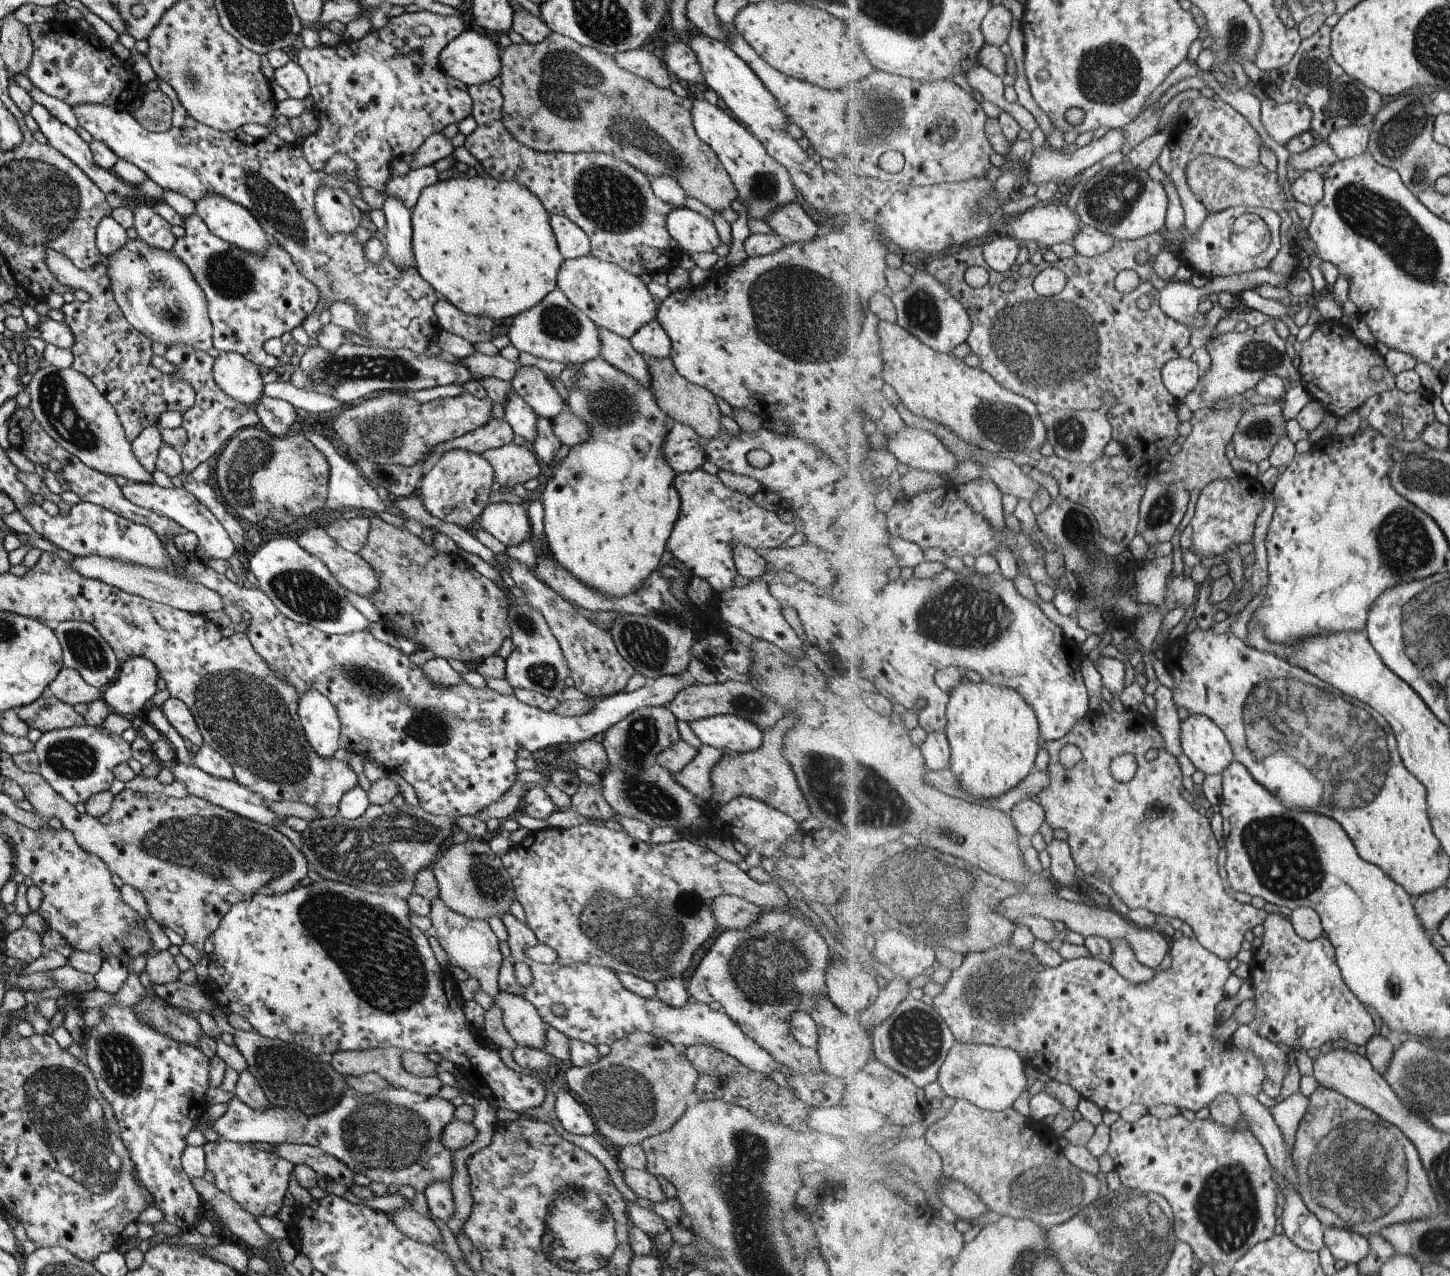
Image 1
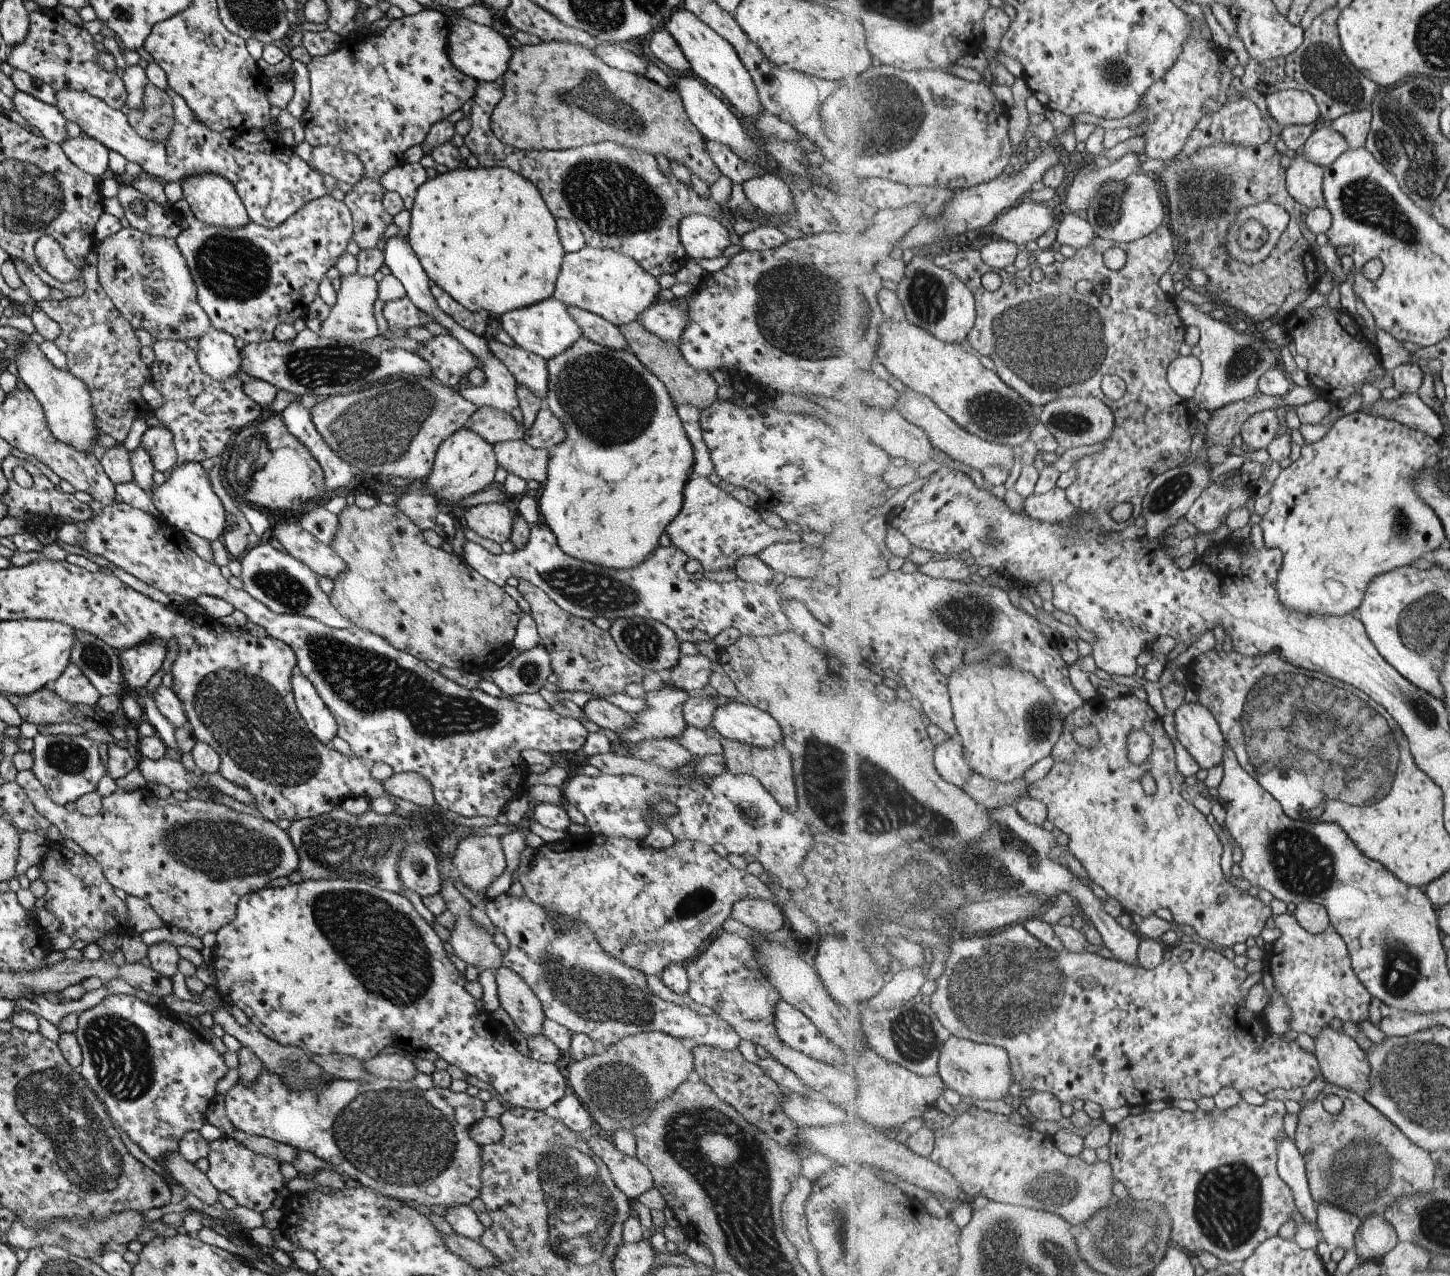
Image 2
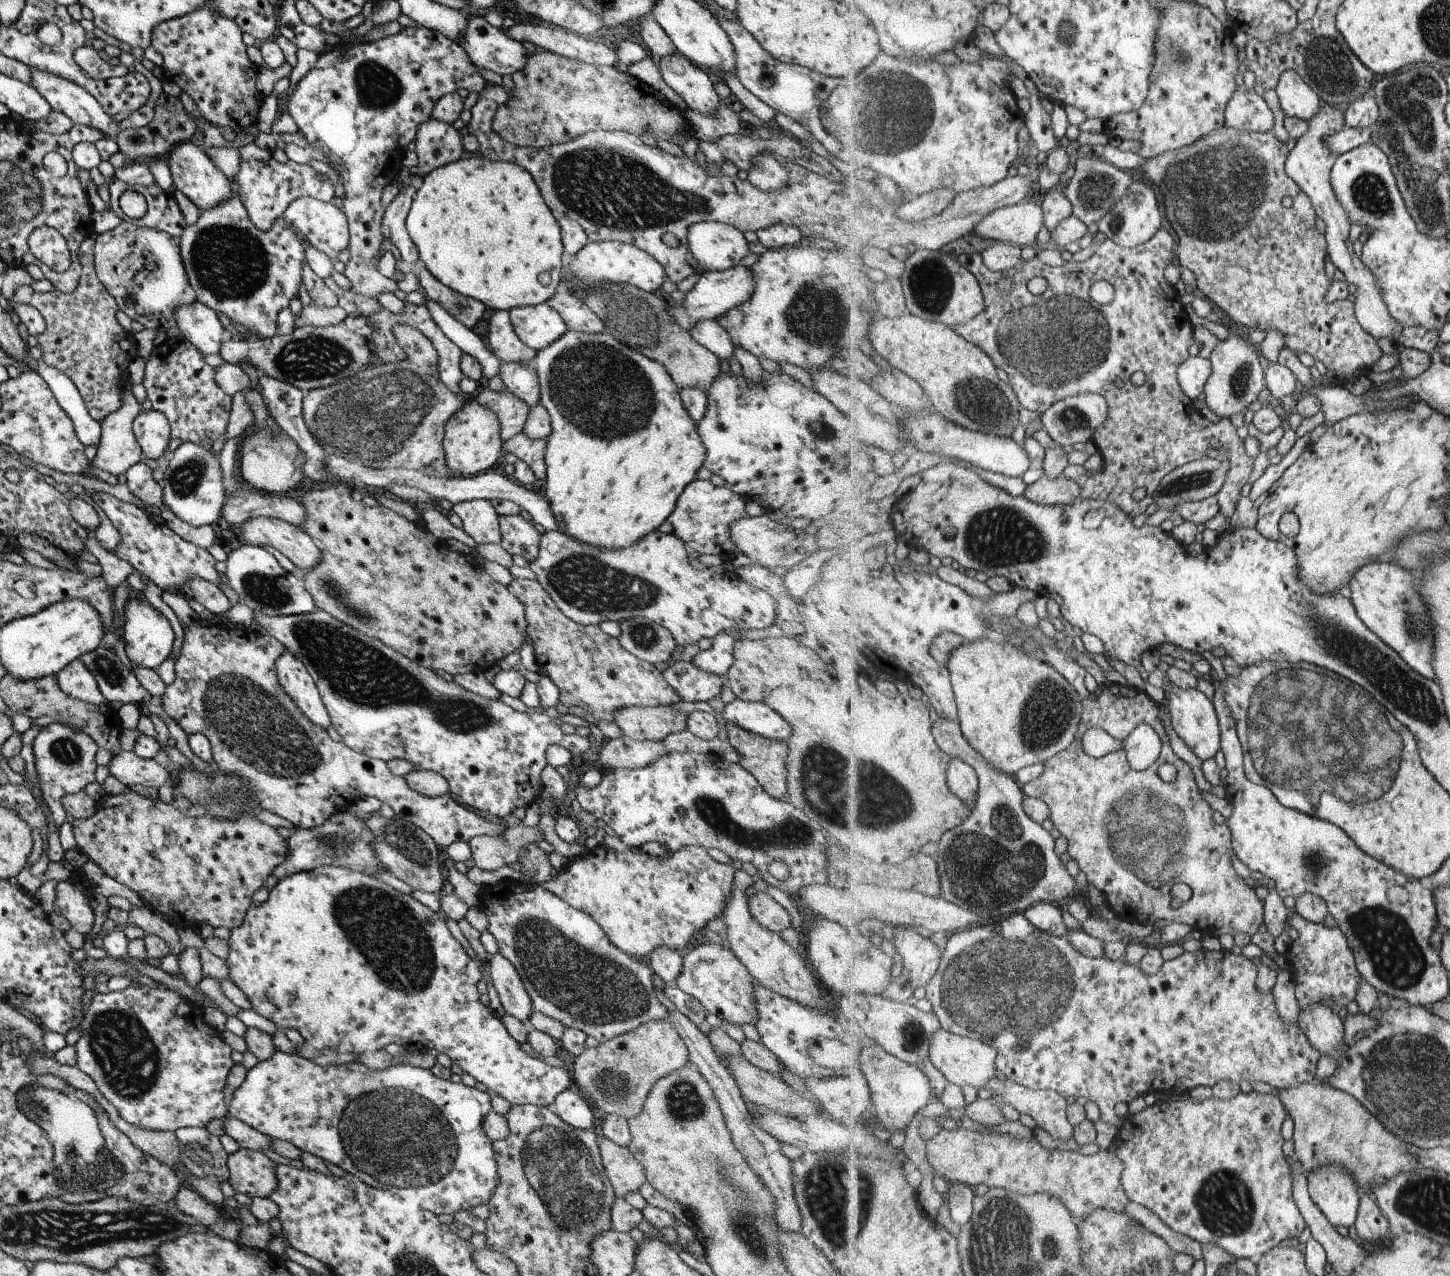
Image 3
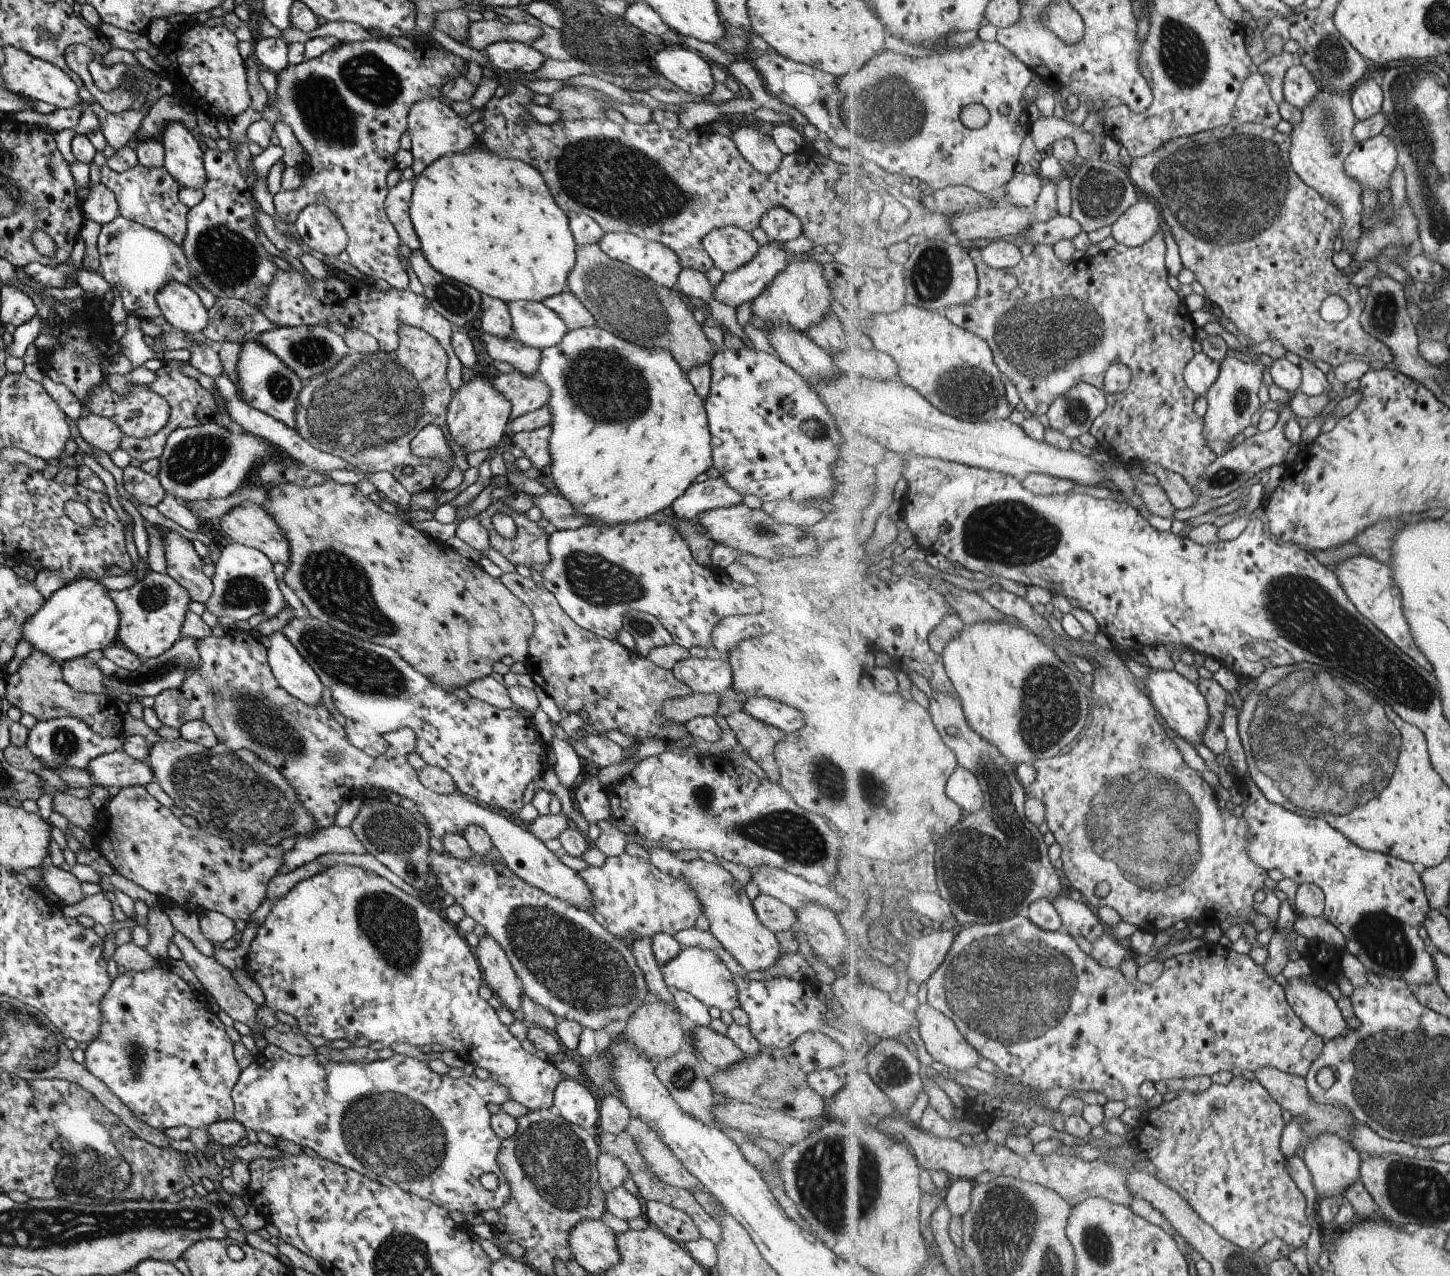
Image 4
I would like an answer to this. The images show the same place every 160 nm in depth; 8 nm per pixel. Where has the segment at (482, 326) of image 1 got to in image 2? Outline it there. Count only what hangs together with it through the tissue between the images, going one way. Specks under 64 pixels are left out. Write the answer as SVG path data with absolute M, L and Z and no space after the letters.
M429 282L428 287L436 300L437 306L443 309L445 314L451 316L463 328L473 331L477 336L483 333L489 318L488 312L484 310L468 311L458 302L455 302L446 292L443 292L435 283Z

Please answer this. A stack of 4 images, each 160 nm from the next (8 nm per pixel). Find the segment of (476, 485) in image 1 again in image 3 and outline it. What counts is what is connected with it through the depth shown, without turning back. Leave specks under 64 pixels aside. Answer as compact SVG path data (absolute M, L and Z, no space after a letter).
M469 395L445 422L441 443L448 469L455 472L455 476L468 477L490 469L502 457L502 441L496 414Z

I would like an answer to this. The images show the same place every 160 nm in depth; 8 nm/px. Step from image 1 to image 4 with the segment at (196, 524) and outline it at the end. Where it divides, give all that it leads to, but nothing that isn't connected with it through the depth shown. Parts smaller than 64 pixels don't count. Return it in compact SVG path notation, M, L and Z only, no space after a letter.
M217 419L194 427L176 428L166 438L162 453L158 456L157 478L163 490L170 492L177 501L197 499L226 499L240 489L247 472L266 461L283 465L300 466L285 452L254 434L241 429L228 429Z

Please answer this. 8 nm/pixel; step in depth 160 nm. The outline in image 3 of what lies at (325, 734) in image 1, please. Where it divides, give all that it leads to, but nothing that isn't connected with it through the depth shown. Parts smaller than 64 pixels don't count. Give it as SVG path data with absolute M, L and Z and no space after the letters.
M283 651L280 657L275 659L274 669L278 683L295 706L313 724L324 729L329 726L327 711L306 668L289 651Z

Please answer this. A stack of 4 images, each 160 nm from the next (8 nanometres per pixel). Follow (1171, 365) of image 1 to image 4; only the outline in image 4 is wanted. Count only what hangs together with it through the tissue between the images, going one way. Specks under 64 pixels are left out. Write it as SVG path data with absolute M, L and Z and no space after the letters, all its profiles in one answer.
M1204 352L1197 353L1194 360L1186 366L1186 381L1198 394L1209 392L1209 388L1218 380L1221 370L1221 363L1211 358Z

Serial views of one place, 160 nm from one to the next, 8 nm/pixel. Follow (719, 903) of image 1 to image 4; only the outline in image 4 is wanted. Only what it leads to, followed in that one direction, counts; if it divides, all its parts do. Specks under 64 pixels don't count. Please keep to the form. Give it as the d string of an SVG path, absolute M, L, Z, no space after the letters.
M757 895L752 907L759 922L772 933L789 930L796 920L796 914L789 906L769 895Z

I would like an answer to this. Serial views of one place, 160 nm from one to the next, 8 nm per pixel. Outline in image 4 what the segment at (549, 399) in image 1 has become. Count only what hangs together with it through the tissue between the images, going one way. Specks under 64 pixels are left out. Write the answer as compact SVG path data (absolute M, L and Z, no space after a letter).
M480 295L480 321L484 333L501 338L512 336L507 305L498 298Z

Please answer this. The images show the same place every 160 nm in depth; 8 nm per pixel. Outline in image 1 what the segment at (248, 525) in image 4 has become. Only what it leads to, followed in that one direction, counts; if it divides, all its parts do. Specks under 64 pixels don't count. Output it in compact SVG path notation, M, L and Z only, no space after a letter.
M321 526L301 532L295 542L319 558L343 589L363 598L377 594L379 580L375 570L371 570L371 566L359 554L341 548L331 536L325 534Z

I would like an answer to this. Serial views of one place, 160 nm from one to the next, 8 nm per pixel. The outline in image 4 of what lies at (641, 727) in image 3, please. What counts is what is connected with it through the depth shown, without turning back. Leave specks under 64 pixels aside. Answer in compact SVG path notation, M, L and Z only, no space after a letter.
M691 693L687 696L663 701L662 715L674 723L684 723L695 717L712 717L723 702L719 693Z

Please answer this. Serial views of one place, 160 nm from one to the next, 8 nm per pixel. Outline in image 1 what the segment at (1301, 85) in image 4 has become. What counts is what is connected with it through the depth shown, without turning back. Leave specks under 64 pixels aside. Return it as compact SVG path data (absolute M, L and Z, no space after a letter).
M1273 98L1262 101L1262 122L1269 136L1281 146L1286 147L1291 140L1310 131L1313 118L1313 110L1305 104L1279 104Z

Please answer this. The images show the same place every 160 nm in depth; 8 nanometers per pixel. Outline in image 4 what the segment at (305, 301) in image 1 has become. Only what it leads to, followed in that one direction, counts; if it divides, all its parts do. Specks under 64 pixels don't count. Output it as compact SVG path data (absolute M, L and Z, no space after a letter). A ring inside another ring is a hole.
M231 144L229 145L229 149L223 153L217 149L210 150L213 149L212 147L207 147L206 152L203 153L203 168L206 174L204 185L201 188L203 191L203 198L186 212L186 233L183 237L183 240L181 241L180 247L183 251L183 254L185 255L186 261L188 262L188 269L190 270L190 274L193 274L193 276L199 280L201 286L209 289L208 291L213 294L215 299L223 297L236 298L245 301L248 305L251 306L262 305L264 303L264 298L262 297L264 290L267 288L267 285L273 278L277 267L271 263L271 260L269 260L269 253L266 253L265 250L261 247L255 236L255 232L253 231L253 225L257 226L255 218L253 218L253 212L255 212L256 208L258 210L260 209L258 208L258 204L251 200L249 185L241 177L241 174L237 168L237 164L235 163L233 152L230 150L230 148L234 146ZM307 205L299 212L293 226L311 249L324 256L337 256L345 250L347 235L337 217L323 205Z

